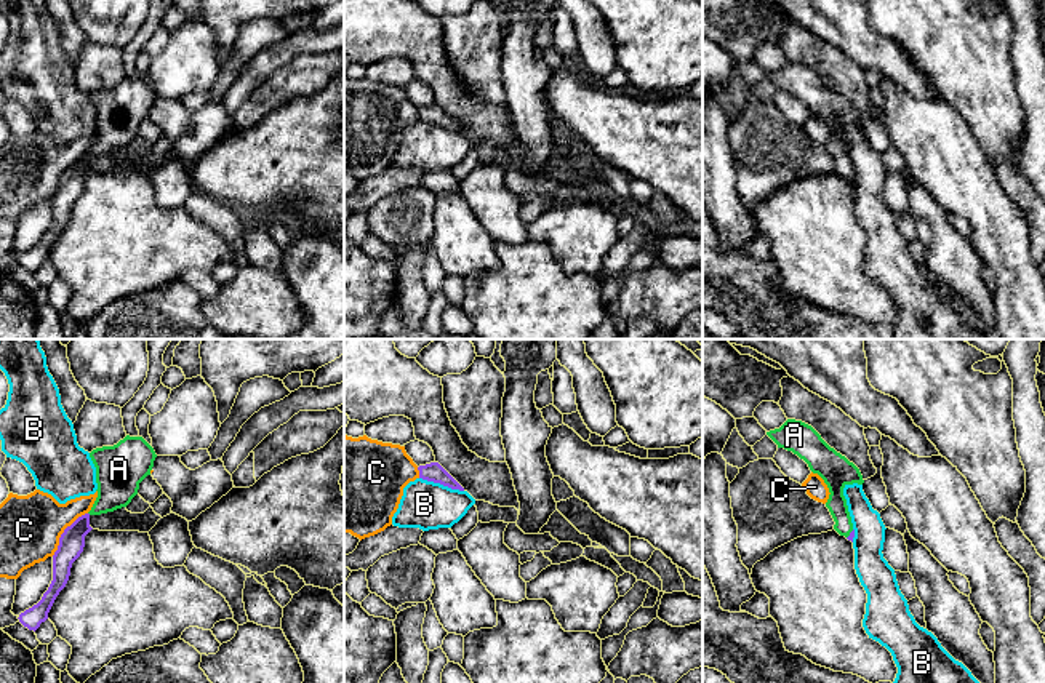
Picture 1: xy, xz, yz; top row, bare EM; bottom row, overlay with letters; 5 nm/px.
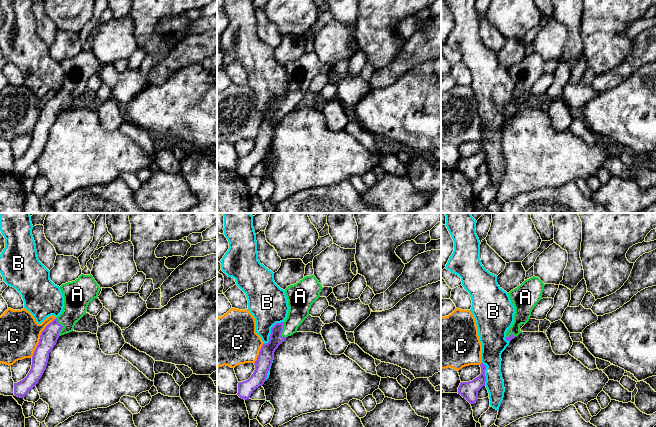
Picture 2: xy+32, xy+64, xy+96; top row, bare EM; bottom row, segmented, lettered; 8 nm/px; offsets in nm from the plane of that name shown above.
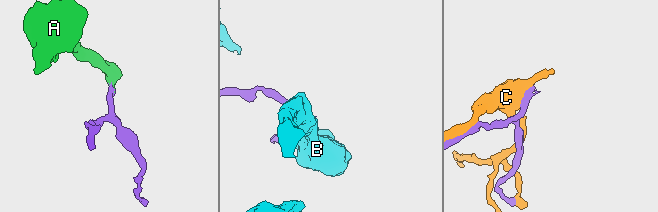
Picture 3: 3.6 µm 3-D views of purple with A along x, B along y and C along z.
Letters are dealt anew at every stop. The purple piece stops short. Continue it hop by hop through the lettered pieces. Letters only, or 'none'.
A

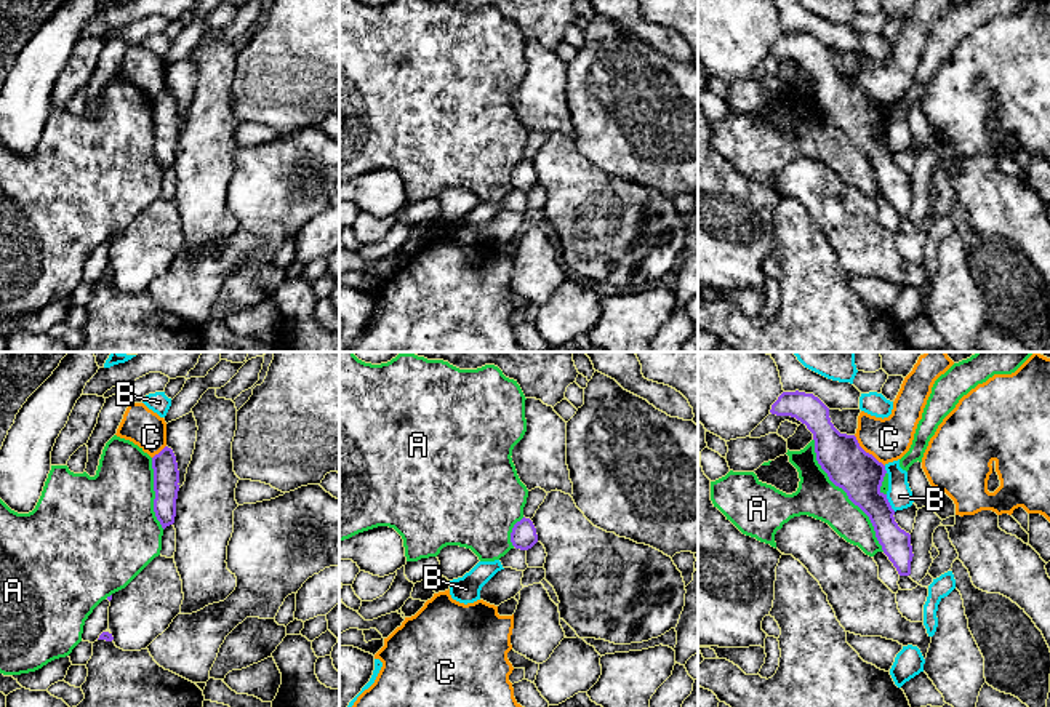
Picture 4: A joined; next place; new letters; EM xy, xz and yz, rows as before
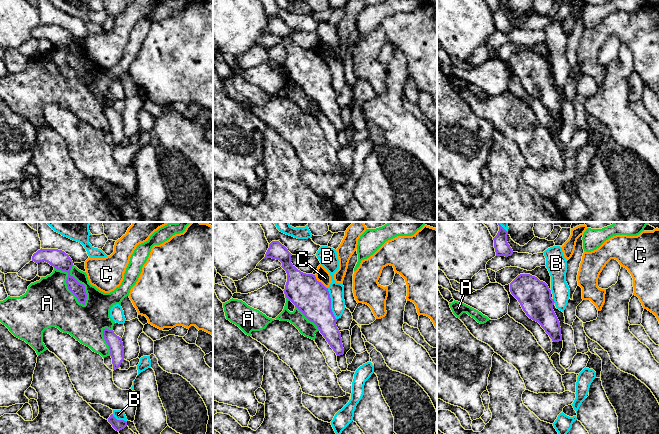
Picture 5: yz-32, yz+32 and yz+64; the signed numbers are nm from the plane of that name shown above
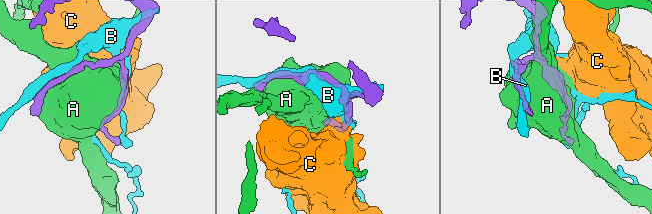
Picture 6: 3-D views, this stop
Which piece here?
none

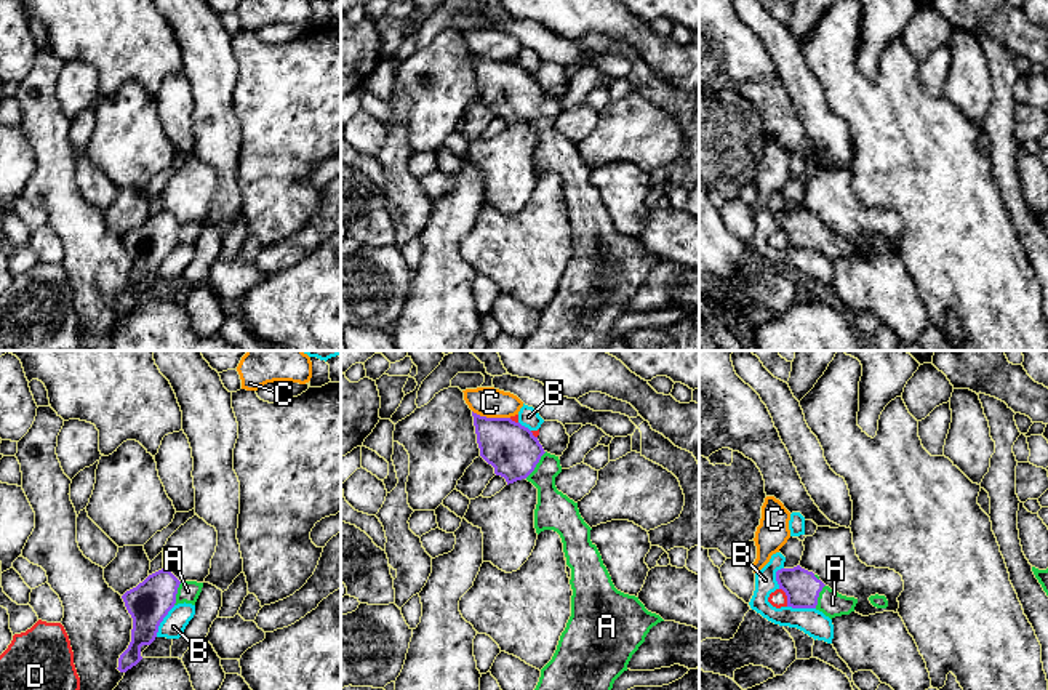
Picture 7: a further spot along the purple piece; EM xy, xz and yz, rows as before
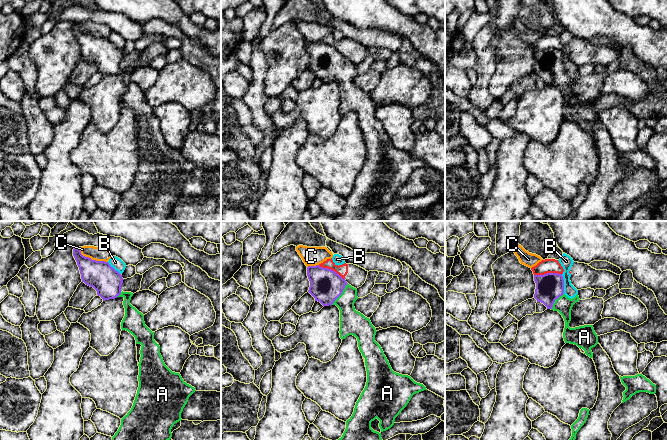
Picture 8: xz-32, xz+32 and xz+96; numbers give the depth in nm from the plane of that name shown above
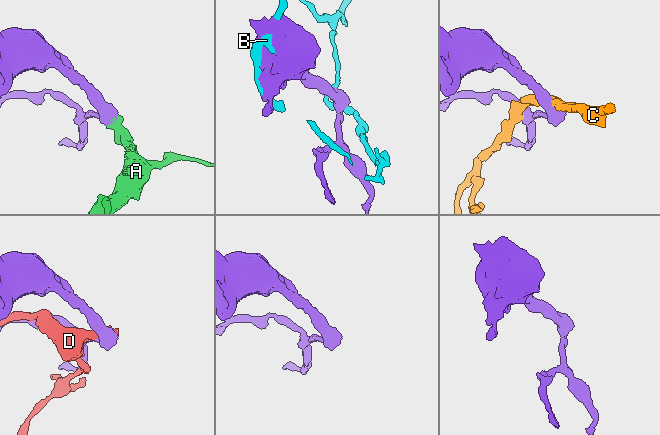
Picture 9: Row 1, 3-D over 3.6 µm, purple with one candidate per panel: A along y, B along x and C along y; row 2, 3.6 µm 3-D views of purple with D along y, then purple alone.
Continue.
A

